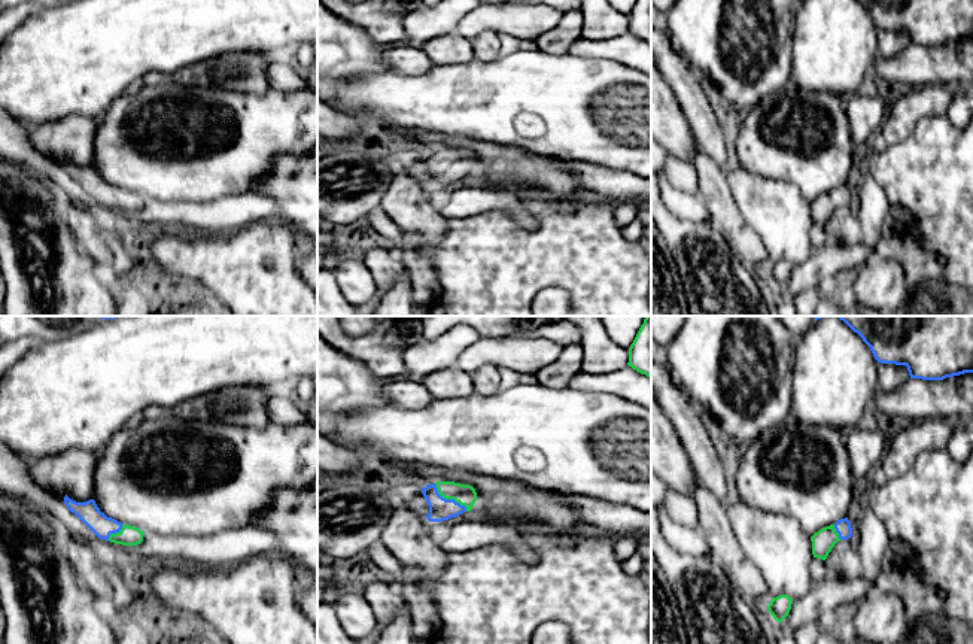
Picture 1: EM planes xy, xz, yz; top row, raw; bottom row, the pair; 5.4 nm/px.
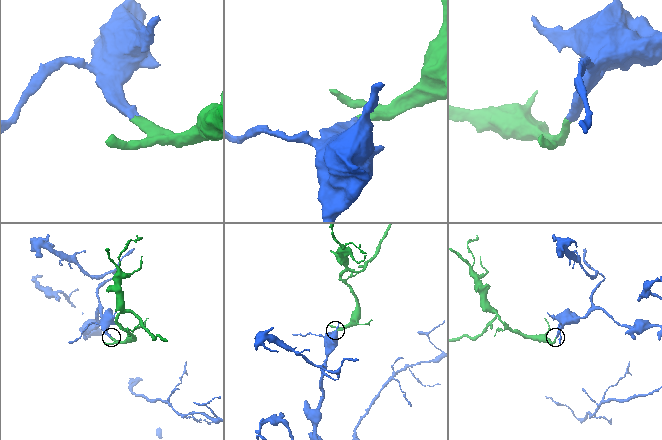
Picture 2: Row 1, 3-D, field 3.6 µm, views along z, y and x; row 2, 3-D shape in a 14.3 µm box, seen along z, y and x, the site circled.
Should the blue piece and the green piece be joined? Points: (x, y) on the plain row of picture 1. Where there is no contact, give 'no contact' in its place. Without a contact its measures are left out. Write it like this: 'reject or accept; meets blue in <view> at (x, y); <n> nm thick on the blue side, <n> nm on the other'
accept; meets blue in xz at (449, 166); 130 nm thick on the blue side, 110 nm on the other

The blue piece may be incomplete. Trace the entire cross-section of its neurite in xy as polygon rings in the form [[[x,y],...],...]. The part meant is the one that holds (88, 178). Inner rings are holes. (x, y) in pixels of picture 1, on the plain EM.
[[[66,161],[64,170],[101,206],[122,212],[137,212],[143,207],[143,197],[107,183],[94,165],[76,168]]]

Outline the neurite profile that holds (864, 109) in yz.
[[[860,91],[846,101],[846,116],[851,139],[858,151],[867,149],[873,136],[885,119],[885,106],[879,95],[872,91]]]

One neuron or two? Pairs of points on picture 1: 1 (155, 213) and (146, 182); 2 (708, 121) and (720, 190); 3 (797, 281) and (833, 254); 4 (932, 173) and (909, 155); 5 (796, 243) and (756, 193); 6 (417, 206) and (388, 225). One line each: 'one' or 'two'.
1: two
2: two
3: one
4: one
5: one
6: two

